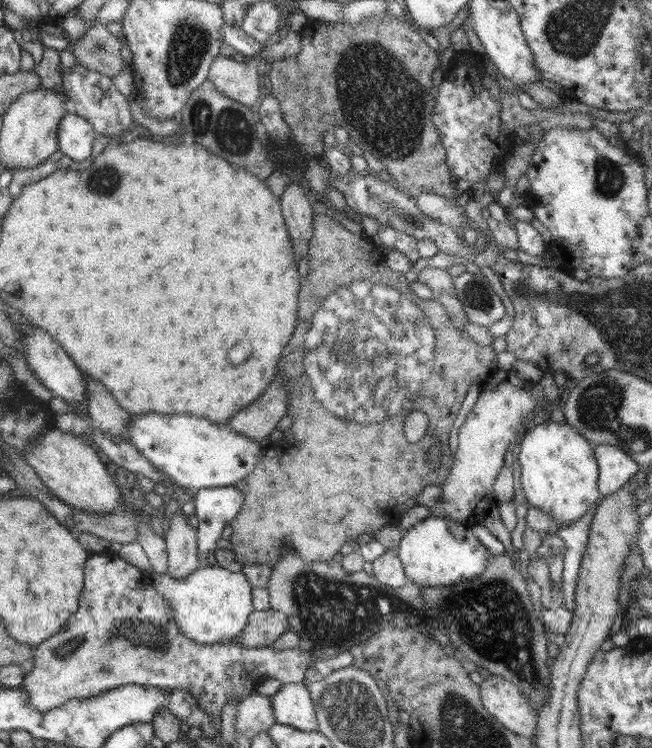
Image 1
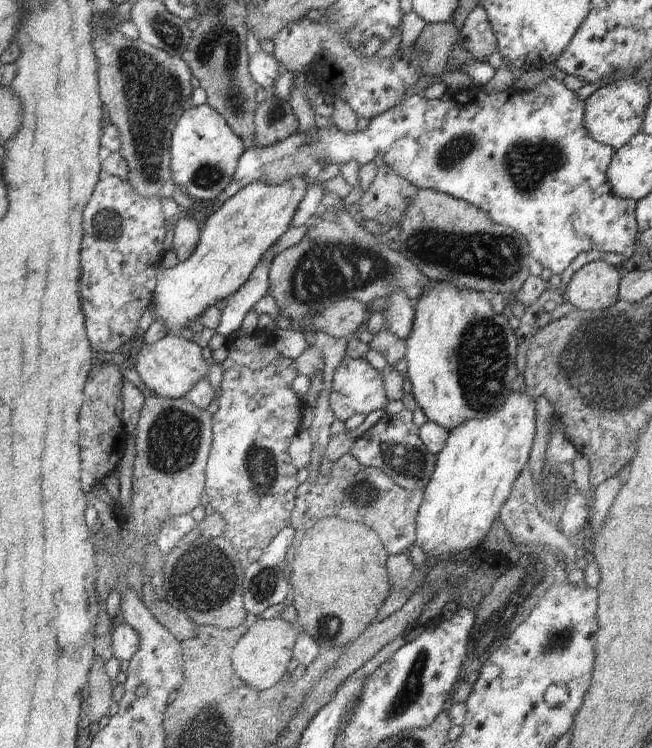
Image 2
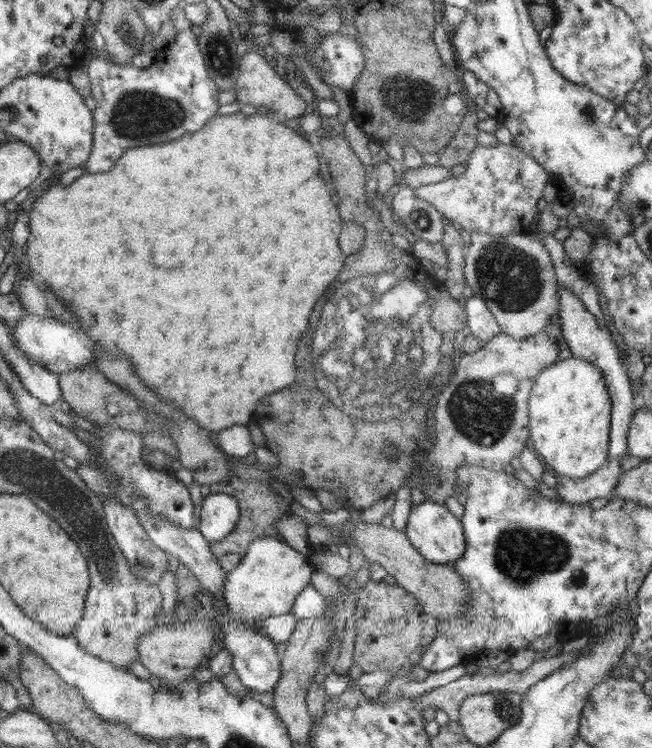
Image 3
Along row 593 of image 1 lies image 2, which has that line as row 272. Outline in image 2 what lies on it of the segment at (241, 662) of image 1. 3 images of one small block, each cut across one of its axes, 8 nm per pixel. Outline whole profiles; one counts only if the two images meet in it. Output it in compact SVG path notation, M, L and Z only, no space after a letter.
M103 174L83 213L82 274L80 299L85 317L85 330L91 348L102 352L117 352L136 332L139 321L153 303L157 269L164 256L163 242L166 224L158 197L139 196L134 188L116 176Z

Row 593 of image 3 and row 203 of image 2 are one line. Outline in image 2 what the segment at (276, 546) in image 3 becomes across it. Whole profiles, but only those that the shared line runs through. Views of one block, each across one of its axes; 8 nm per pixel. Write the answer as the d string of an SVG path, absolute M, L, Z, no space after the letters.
M299 173L283 184L270 185L262 180L248 184L215 208L214 214L206 220L206 226L199 232L198 247L188 261L180 262L168 270L162 266L157 269L157 282L152 304L155 306L155 318L161 319L167 325L168 332L178 333L182 328L188 327L191 321L198 321L206 308L234 295L250 279L250 274L264 258L265 253L286 230L291 228L292 218L306 195L308 183L306 174Z

